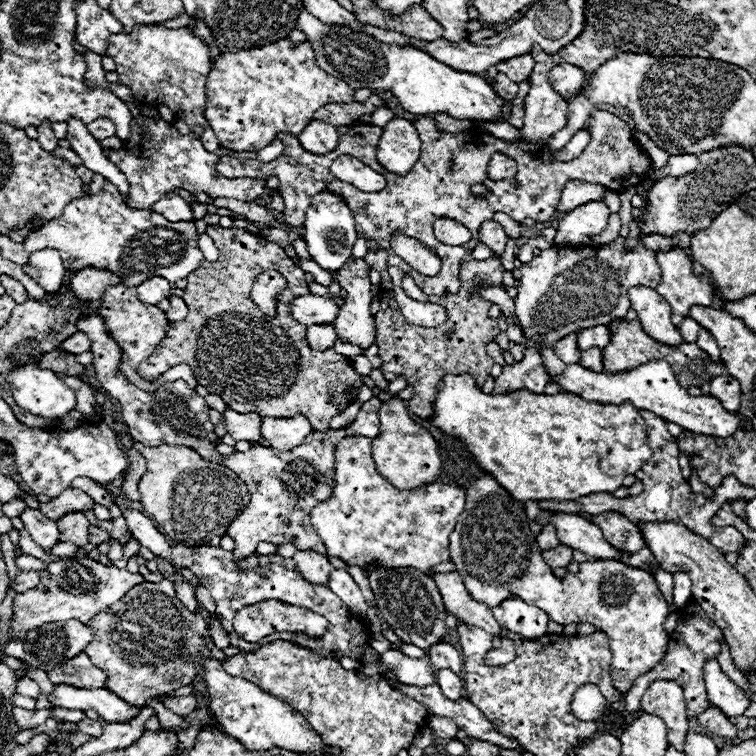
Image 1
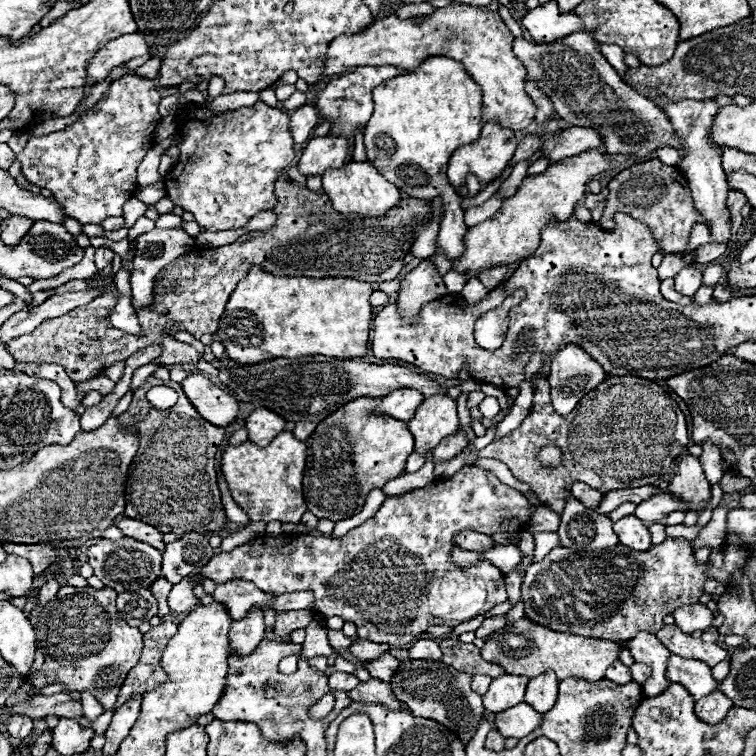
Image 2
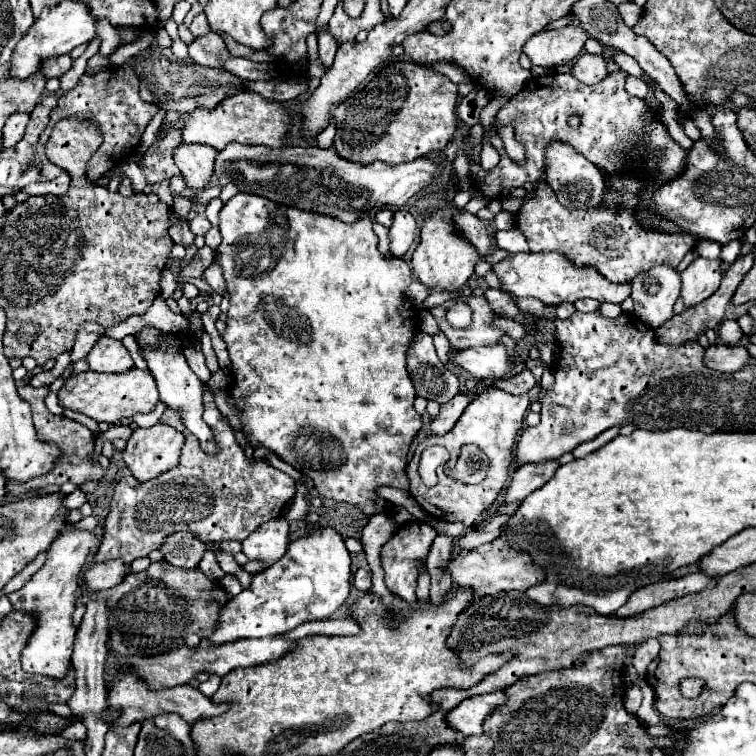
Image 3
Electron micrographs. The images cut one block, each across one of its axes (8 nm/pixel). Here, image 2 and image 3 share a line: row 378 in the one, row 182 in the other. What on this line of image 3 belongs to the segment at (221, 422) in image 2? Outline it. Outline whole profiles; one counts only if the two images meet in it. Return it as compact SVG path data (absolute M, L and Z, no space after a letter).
M178 146L174 160L182 172L186 188L202 190L210 184L216 154L218 152L210 146Z

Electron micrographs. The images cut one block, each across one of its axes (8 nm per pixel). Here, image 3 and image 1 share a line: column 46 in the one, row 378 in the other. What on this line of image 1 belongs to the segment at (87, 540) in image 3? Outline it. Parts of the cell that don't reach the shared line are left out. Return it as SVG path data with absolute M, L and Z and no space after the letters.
M650 360L646 364L636 366L634 370L626 372L592 372L588 368L582 368L578 364L568 364L564 374L556 378L556 384L564 392L572 392L576 396L582 396L586 400L594 402L634 402L638 410L650 410L652 414L658 414L664 420L670 420L694 434L700 436L718 436L726 438L732 436L736 430L740 430L740 414L728 412L722 408L722 402L712 396L690 396L676 380L670 364L666 360Z

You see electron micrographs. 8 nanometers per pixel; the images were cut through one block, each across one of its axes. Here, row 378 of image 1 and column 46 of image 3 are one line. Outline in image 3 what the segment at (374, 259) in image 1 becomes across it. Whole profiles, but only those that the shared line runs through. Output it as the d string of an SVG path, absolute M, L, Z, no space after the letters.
M30 384L28 386L20 386L18 388L18 394L22 400L26 400L30 406L32 406L32 416L34 416L34 426L38 430L38 438L44 440L44 442L52 442L52 444L58 444L62 448L62 458L60 462L56 462L56 466L52 468L50 474L46 476L40 476L40 478L32 478L30 482L24 482L24 484L6 484L6 492L8 494L24 494L24 492L30 492L30 490L36 490L36 488L42 488L42 486L48 486L48 484L64 484L64 482L72 482L72 484L84 484L88 480L102 480L104 476L104 470L100 468L100 464L94 464L94 460L90 458L92 452L94 452L94 434L70 420L70 418L60 418L60 416L52 416L44 404L44 396L50 392L48 386L44 388L32 388Z

